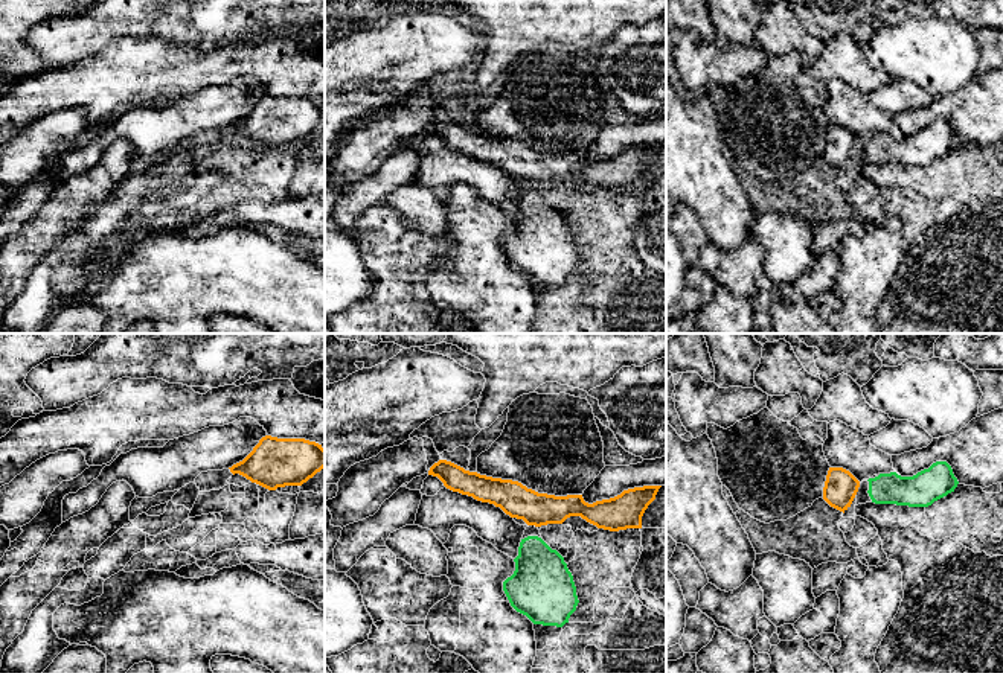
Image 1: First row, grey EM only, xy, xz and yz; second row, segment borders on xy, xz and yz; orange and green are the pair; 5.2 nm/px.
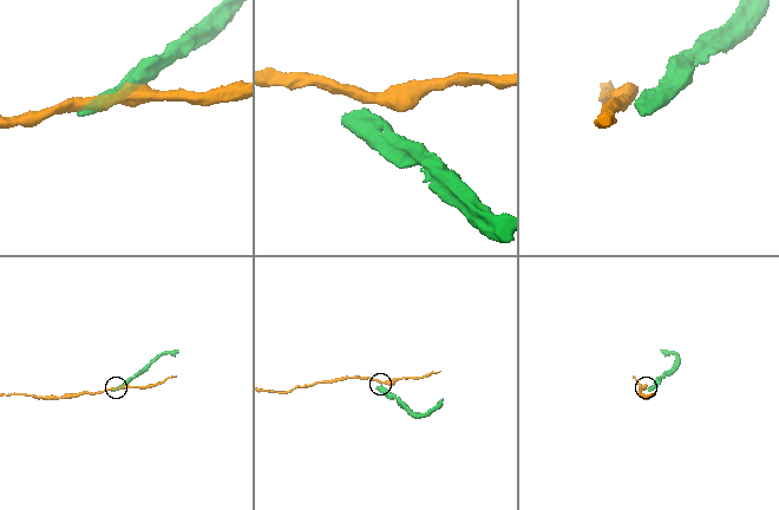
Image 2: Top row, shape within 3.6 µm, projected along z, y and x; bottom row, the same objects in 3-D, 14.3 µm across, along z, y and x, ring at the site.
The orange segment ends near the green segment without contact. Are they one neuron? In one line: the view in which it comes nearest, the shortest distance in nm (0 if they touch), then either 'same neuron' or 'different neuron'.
yz | 50 nm | different neuron

